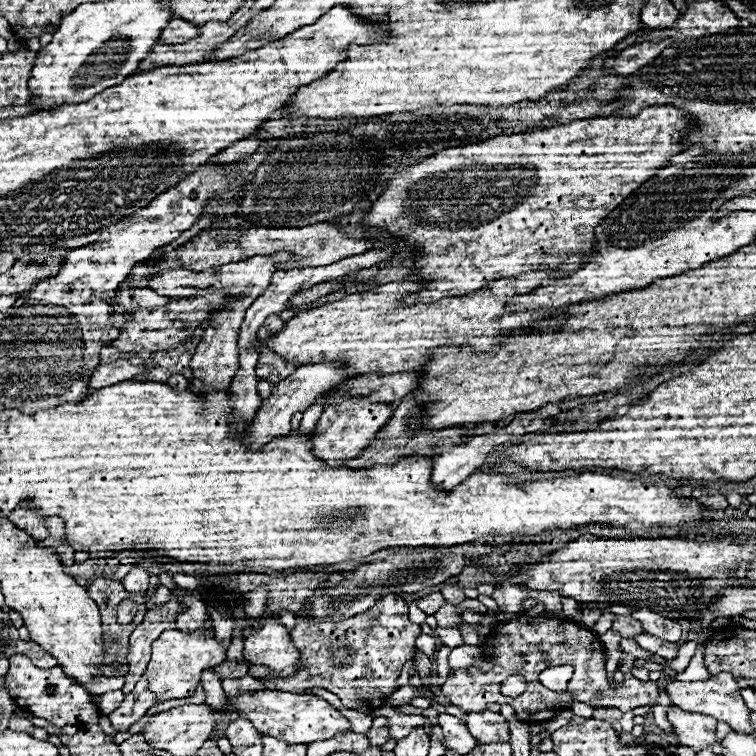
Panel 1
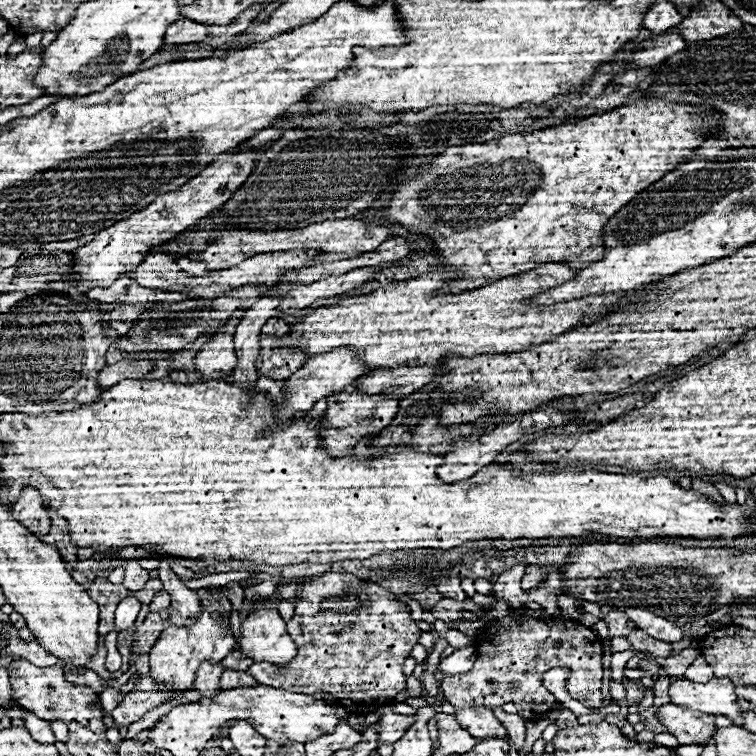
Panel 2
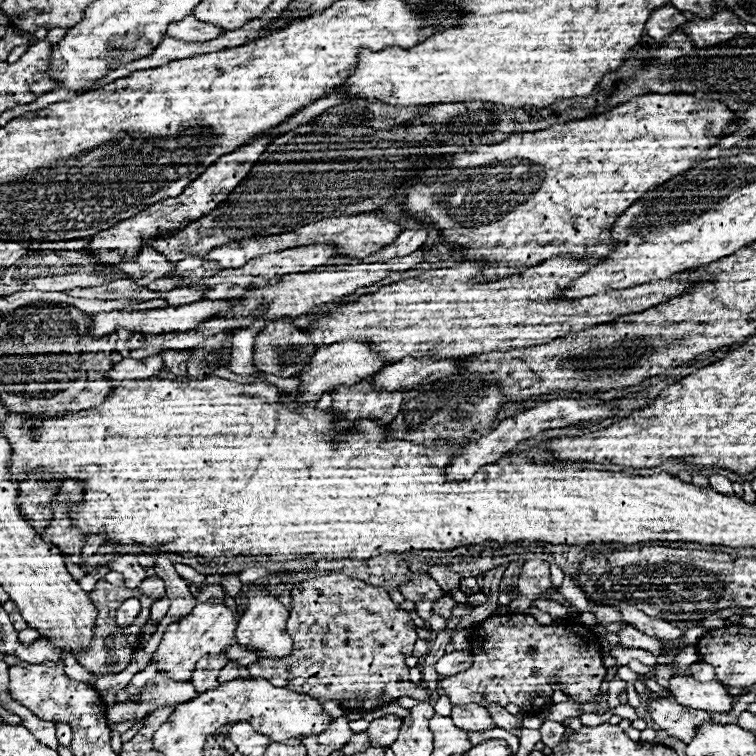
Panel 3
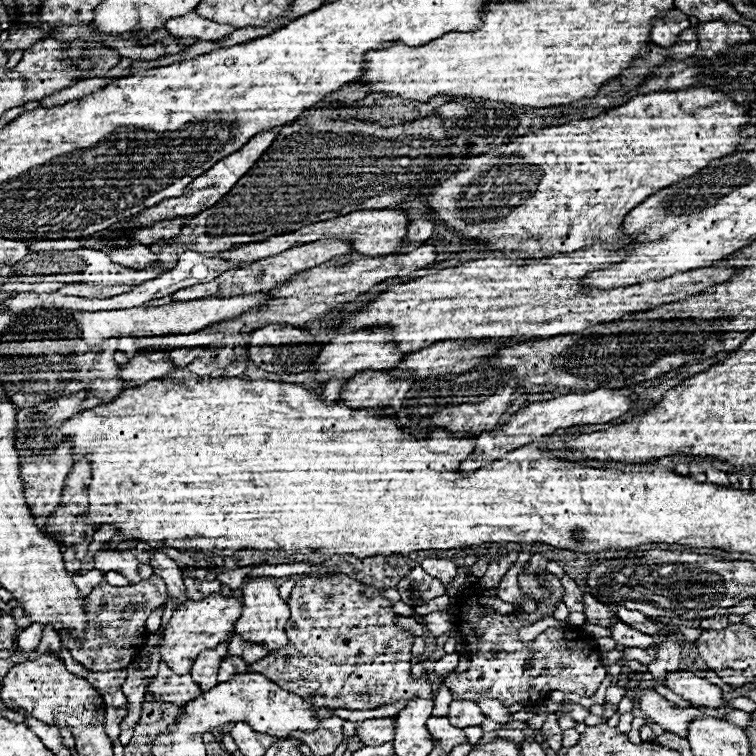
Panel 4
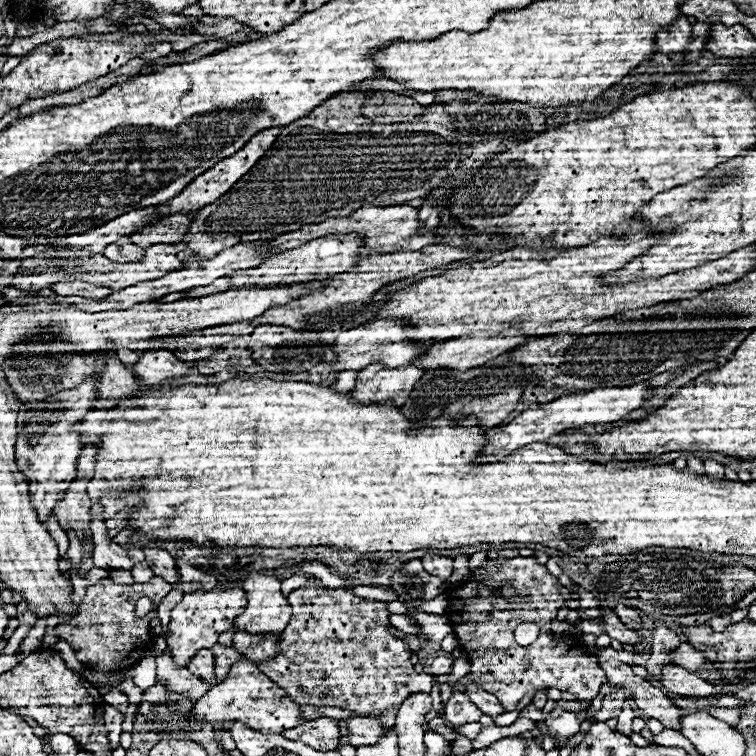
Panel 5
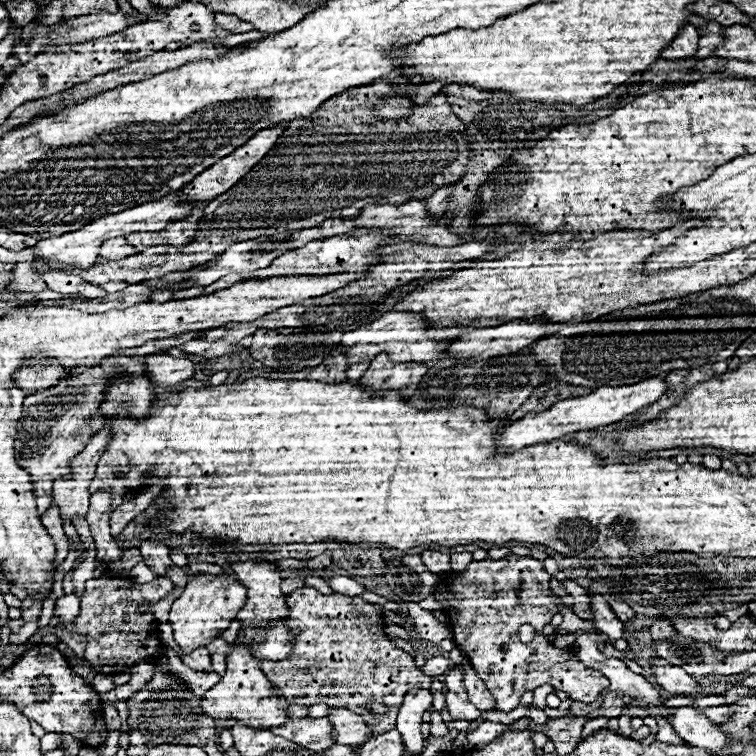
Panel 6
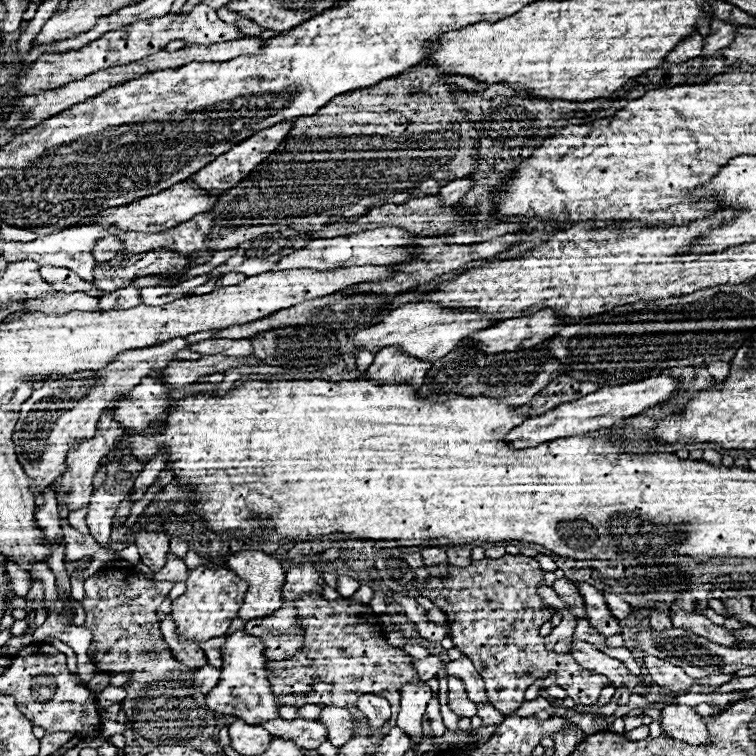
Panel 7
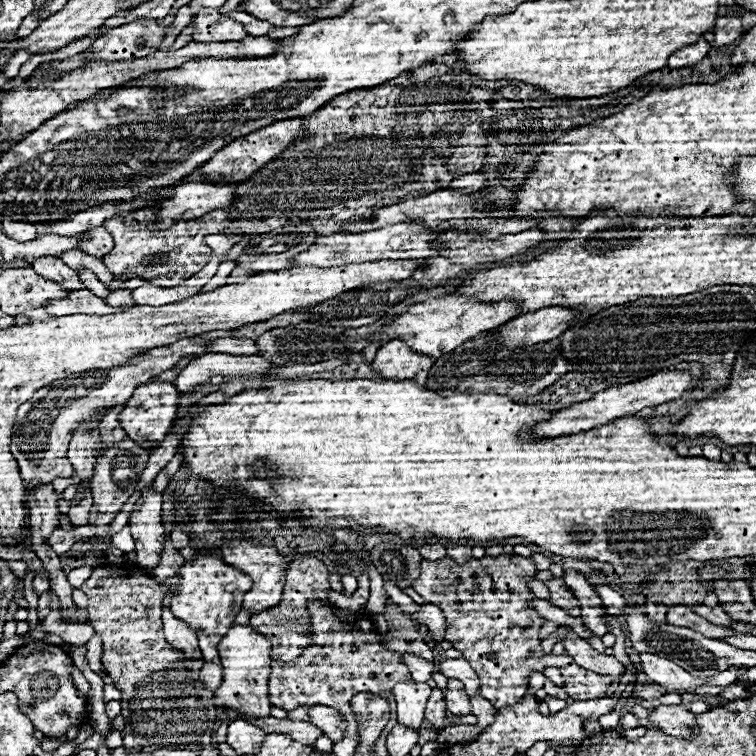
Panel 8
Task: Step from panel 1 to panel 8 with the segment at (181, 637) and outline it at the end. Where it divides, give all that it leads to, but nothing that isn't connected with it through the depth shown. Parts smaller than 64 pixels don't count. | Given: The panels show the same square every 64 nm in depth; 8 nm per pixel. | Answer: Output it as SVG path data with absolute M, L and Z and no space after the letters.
M196 552L192 560L184 562L178 570L178 592L172 594L170 610L178 620L192 626L194 632L218 632L226 634L234 624L236 614L242 610L242 596L252 588L252 578L238 568L226 564L220 556L210 552Z

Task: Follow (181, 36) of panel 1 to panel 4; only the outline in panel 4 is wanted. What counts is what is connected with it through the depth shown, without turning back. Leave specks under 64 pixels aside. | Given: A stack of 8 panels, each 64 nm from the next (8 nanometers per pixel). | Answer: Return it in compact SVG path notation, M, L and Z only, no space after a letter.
M190 12L186 16L166 20L166 30L172 36L182 36L182 38L220 40L220 38L226 38L228 34L232 34L234 26L218 24L218 22L212 22L212 20L206 20L206 18L198 16L196 12Z

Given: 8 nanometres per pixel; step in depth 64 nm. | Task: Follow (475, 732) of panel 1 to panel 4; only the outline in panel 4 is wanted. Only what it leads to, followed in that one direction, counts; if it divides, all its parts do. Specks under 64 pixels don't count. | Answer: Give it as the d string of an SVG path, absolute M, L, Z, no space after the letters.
M452 700L450 702L450 712L448 712L448 720L456 726L456 728L466 728L466 726L480 726L484 722L484 714L478 708L476 702L472 700Z

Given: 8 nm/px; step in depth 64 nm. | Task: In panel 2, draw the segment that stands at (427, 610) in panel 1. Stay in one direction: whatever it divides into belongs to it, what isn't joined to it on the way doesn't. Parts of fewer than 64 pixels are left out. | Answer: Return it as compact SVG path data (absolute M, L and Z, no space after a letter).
M426 588L426 590L422 590L422 592L414 592L414 594L412 594L412 598L414 598L414 600L418 600L420 604L424 604L424 606L434 606L434 604L442 598L442 594L440 594L440 592L436 592L436 590Z

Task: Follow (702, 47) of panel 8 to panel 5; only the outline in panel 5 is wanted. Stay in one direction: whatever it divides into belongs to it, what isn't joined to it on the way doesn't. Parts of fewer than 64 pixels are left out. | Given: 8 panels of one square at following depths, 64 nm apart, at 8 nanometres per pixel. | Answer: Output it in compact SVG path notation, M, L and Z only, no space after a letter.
M682 16L682 20L674 22L674 28L658 32L658 52L674 56L674 54L686 54L688 46L692 42L692 24Z

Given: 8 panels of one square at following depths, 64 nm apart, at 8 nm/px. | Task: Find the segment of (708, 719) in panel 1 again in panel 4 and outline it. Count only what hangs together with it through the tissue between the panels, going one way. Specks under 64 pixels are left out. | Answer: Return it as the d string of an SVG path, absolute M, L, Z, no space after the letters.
M638 688L638 704L640 710L656 724L660 724L666 732L686 736L690 720L696 716L706 716L716 710L708 708L678 708L676 704L668 702L664 696L660 696L654 688Z

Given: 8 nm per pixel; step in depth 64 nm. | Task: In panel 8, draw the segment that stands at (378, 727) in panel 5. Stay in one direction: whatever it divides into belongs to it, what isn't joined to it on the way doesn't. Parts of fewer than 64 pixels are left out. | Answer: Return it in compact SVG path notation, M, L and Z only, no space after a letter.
M312 706L308 710L308 718L310 718L308 722L318 726L328 738L332 738L332 742L342 740L342 732L346 730L346 720L338 710L326 706Z

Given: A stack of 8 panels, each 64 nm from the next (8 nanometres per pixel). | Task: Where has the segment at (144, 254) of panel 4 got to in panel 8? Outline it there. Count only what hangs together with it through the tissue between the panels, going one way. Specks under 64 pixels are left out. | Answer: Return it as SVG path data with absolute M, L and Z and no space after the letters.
M94 226L88 230L88 236L78 242L78 248L100 258L100 256L106 256L106 252L110 252L110 248L114 246L114 240L112 236L106 232L106 228L102 226Z

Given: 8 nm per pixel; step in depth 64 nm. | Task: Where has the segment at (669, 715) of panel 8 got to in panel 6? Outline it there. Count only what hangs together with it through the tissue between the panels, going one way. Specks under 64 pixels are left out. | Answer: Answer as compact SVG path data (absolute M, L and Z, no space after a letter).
M690 706L672 708L666 720L676 730L676 734L690 746L706 748L712 752L712 750L720 750L726 742L726 736L718 730L718 724L710 722L696 708L690 708Z

